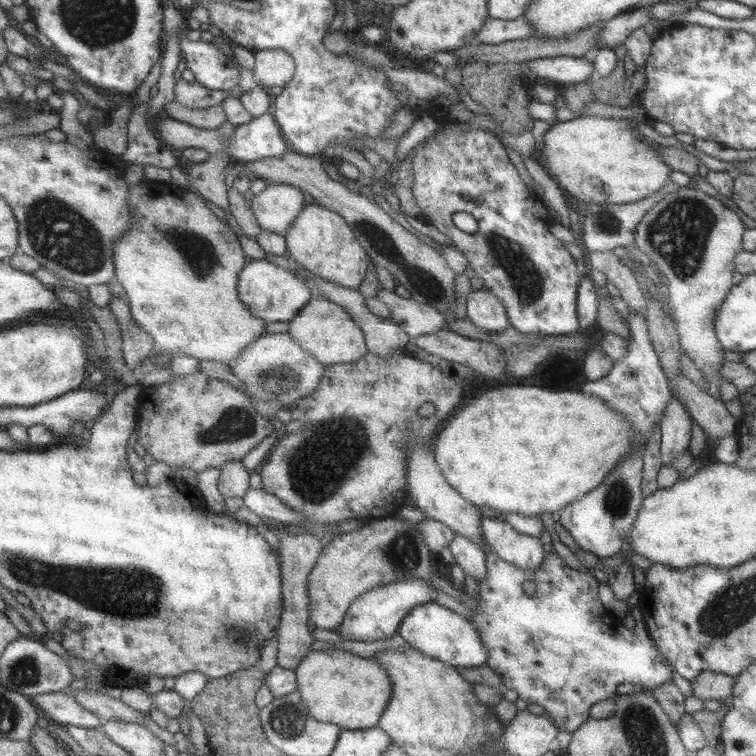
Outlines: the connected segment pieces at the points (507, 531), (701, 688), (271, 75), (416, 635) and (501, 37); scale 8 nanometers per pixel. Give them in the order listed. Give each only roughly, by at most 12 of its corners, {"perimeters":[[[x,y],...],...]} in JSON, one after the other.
{"perimeters":[[[484,517],[491,549],[519,569],[534,570],[546,551],[540,537]],[[714,672],[694,678],[694,697],[723,702],[735,678]],[[284,49],[256,53],[256,79],[287,87],[297,59]],[[434,601],[412,608],[398,633],[454,668],[488,664],[475,626]],[[522,16],[514,20],[488,17],[475,42],[500,44],[533,34]]]}

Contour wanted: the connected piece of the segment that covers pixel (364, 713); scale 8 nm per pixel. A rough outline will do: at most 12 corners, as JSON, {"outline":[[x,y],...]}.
{"outline":[[312,651],[296,671],[310,711],[376,727],[393,698],[377,660]]}

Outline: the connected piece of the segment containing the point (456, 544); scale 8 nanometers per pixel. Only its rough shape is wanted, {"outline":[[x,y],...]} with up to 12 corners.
{"outline":[[454,535],[449,560],[478,583],[485,577],[487,554],[479,544]]}

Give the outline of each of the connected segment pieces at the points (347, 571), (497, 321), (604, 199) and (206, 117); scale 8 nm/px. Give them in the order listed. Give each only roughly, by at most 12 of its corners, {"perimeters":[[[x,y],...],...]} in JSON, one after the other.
{"perimeters":[[[394,516],[352,526],[309,578],[311,617],[338,630],[376,586],[419,578],[471,604]],[[490,291],[467,295],[468,319],[482,332],[511,327],[505,306]],[[626,120],[544,126],[542,164],[581,202],[660,192],[668,166]],[[176,99],[170,117],[200,128],[220,129],[229,121],[221,104],[192,108]]]}

